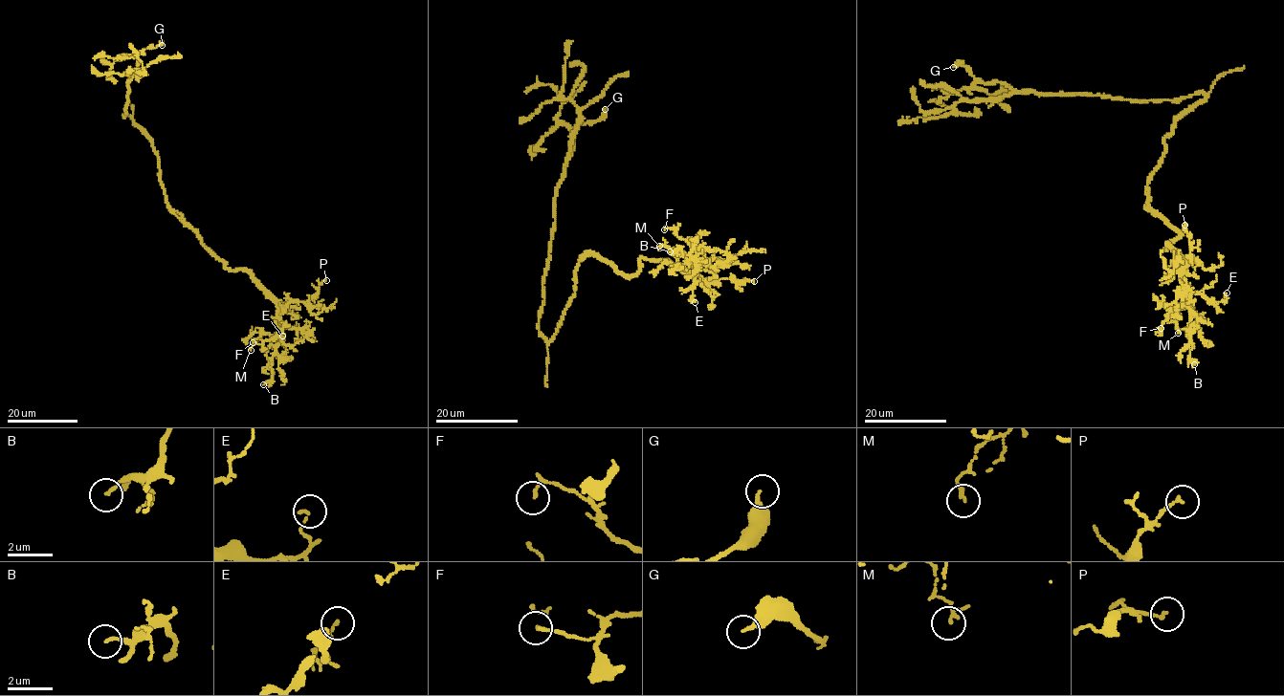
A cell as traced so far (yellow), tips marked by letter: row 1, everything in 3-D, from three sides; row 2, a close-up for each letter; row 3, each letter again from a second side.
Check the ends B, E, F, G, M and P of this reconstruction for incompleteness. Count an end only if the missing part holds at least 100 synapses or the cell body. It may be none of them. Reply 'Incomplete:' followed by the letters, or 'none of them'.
Incomplete: none of them

